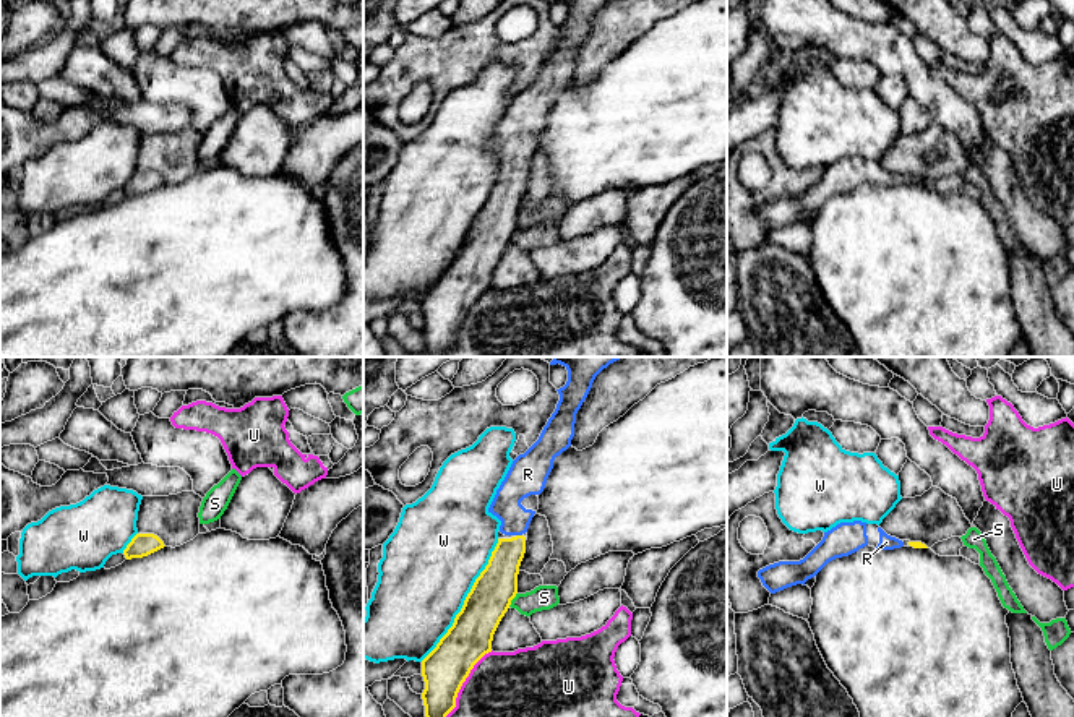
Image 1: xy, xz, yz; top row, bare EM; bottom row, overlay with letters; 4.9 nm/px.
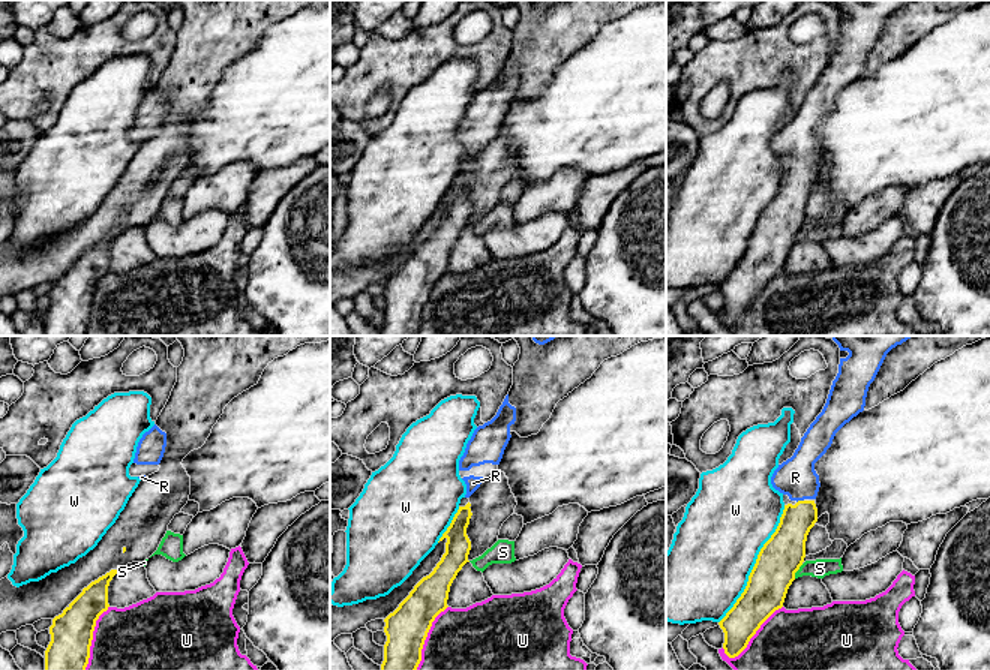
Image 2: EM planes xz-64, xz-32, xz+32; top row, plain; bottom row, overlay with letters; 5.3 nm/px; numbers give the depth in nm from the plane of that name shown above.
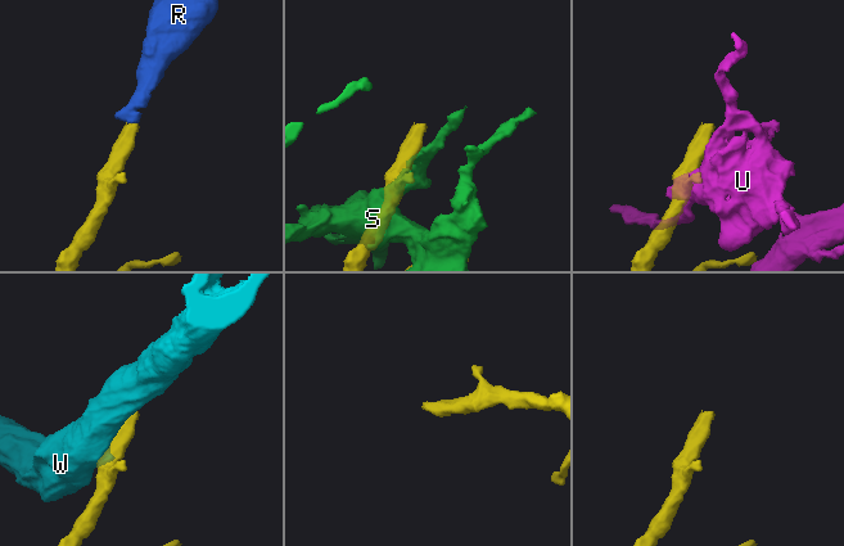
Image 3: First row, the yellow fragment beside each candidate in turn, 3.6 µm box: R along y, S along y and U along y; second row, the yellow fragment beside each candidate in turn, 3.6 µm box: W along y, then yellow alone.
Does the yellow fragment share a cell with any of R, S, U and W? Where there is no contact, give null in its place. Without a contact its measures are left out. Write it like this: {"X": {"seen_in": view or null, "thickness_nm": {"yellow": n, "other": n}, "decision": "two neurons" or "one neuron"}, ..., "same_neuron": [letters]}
{"R": {"seen_in": "xz", "thickness_nm": {"yellow": 190, "other": 150}, "decision": "one neuron"}, "S": {"seen_in": "xz", "thickness_nm": {"yellow": 200, "other": 130}, "decision": "two neurons"}, "U": {"seen_in": "xz", "thickness_nm": {"yellow": 220, "other": 500}, "decision": "two neurons"}, "W": {"seen_in": "xz", "thickness_nm": {"yellow": 220, "other": 480}, "decision": "two neurons"}, "same_neuron": ["R"]}

